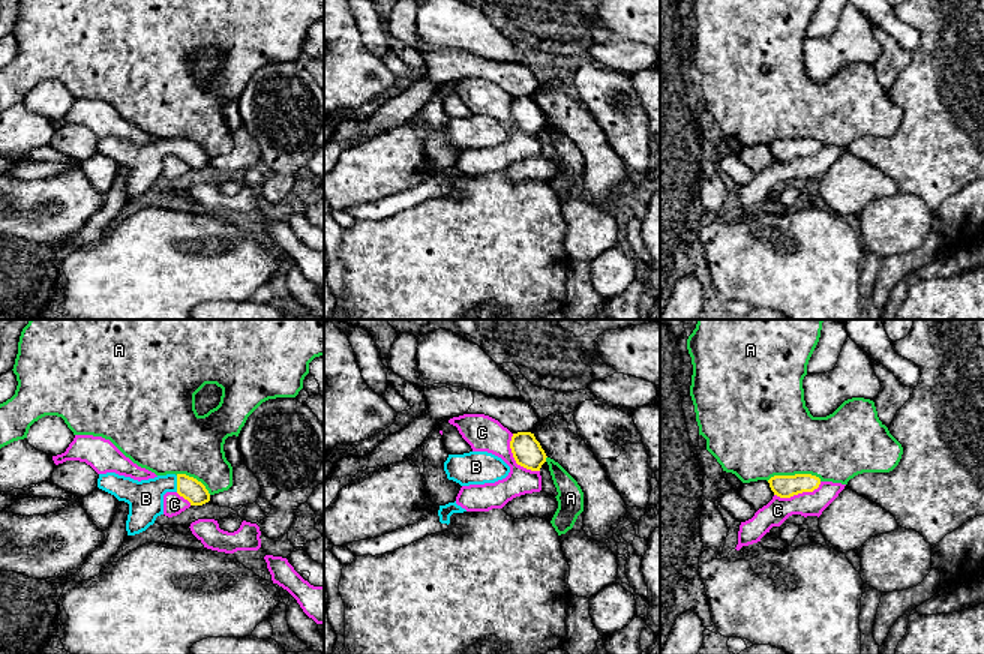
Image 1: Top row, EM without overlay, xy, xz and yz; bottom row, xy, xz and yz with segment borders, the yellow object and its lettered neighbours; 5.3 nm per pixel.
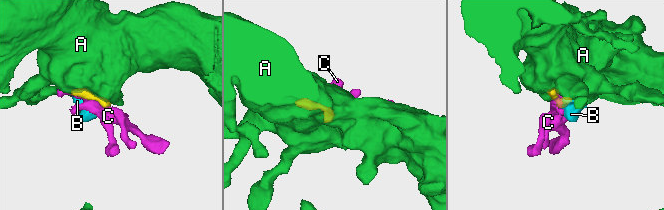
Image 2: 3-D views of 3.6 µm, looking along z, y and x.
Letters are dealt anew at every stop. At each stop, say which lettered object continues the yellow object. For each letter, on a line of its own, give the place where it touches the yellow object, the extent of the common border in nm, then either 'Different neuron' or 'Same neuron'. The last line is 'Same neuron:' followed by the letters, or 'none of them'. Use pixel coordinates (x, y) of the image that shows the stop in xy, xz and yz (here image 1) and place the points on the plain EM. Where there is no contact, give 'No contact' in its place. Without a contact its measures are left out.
A: Touches yellow at yz (795, 138). Shared border 300 nm. Different neuron
B: Touches yellow at xy (177, 147). Shared border 90 nm. Same neuron
C: Touches yellow at xz (515, 123). Shared border 260 nm. Different neuron
Same neuron: B

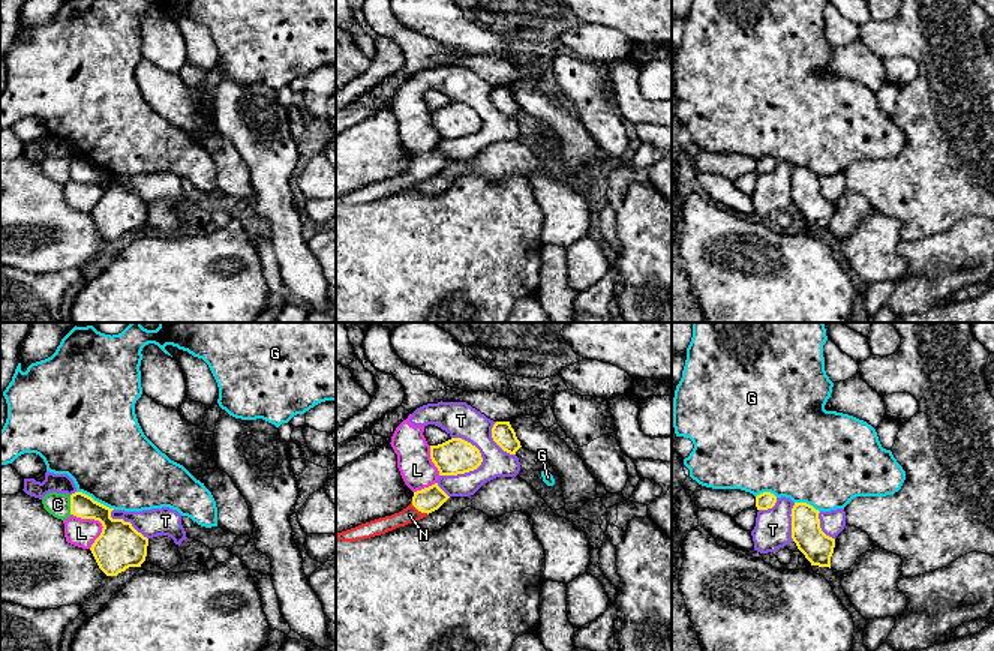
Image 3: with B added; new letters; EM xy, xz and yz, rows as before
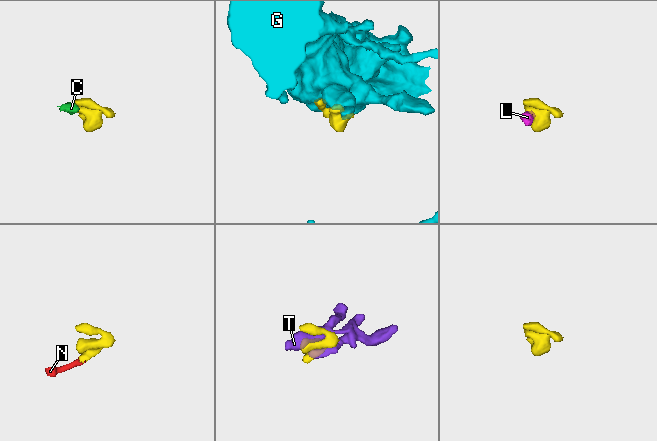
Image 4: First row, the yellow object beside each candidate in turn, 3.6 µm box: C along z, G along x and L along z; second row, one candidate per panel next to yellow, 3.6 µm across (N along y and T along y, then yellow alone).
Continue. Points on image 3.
C: Touches yellow at xy (71, 168). Shared border 100 nm. Different neuron
G: Touches yellow at xy (96, 165). Shared border 220 nm. Different neuron
L: Touches yellow at xy (98, 183). Shared border 220 nm. Different neuron
N: Touches yellow at xz (419, 174). Shared border 120 nm. Same neuron
T: Touches yellow at xz (467, 135). Shared border 260 nm. Different neuron
Same neuron: N

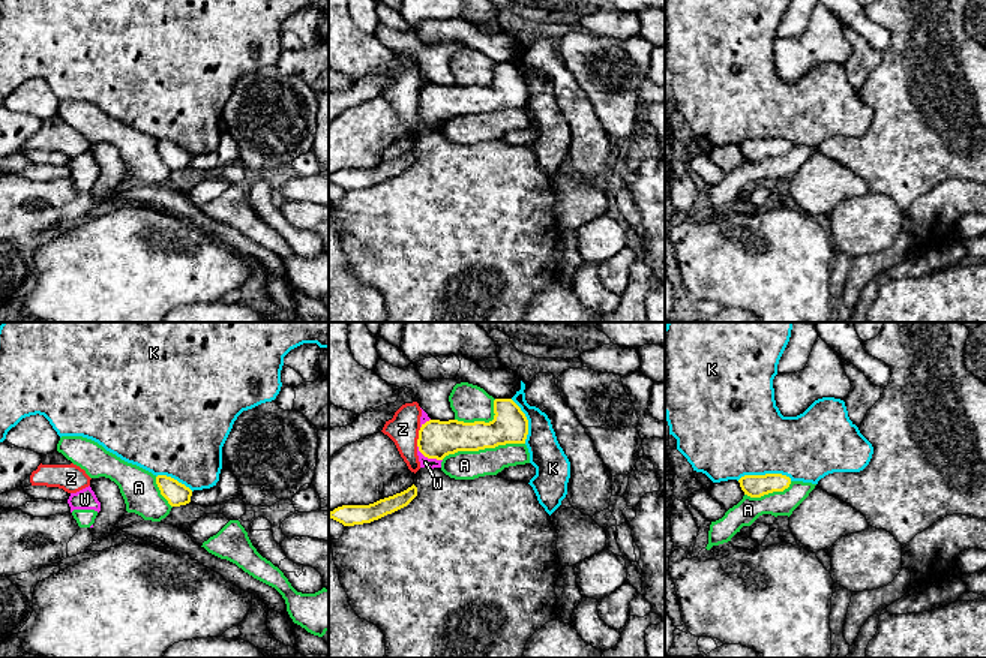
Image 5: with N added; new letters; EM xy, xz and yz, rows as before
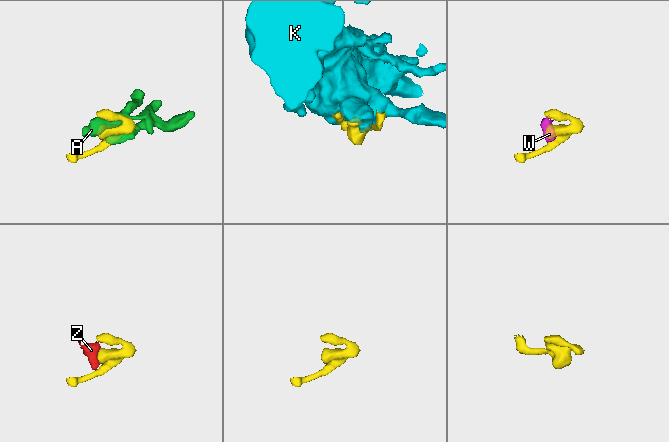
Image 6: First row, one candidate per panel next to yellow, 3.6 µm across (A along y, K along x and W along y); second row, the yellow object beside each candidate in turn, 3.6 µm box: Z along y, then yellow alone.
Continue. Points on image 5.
A: Touches yellow at xz (482, 113). Shared border 460 nm. Different neuron
K: Touches yellow at yz (766, 138). Shared border 300 nm. Different neuron
W: Touches yellow at xz (428, 122). Shared border 160 nm. Different neuron
Z: Touches yellow at xz (419, 101). Shared border 110 nm. Different neuron
Same neuron: none of them

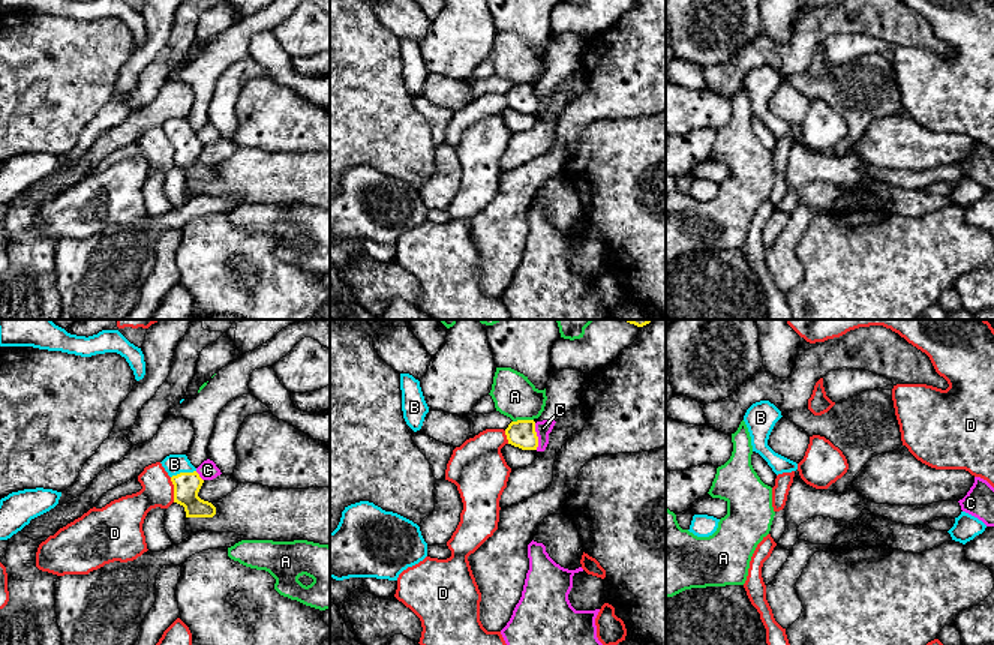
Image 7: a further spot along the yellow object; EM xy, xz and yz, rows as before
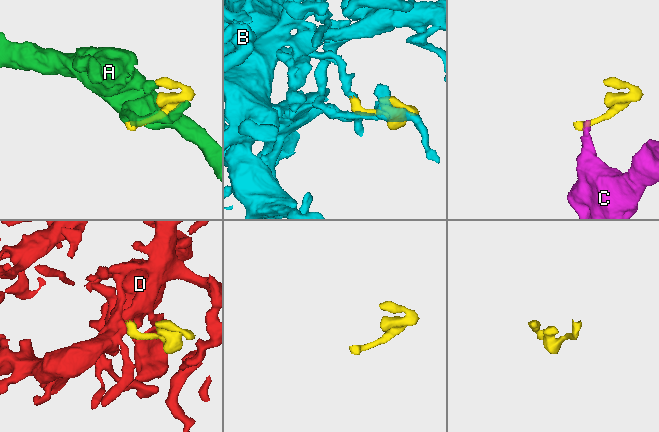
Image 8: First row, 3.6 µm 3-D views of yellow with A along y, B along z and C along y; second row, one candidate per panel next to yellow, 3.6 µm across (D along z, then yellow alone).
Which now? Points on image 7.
A: Touches yellow at xz (522, 84). Shared border 110 nm. Different neuron
B: Touches yellow at xy (183, 137). Shared border 140 nm. Same neuron
C: Touches yellow at xz (537, 101). Shared border 140 nm. Different neuron
D: Touches yellow at xy (174, 153). Shared border 140 nm. Different neuron
Same neuron: B

